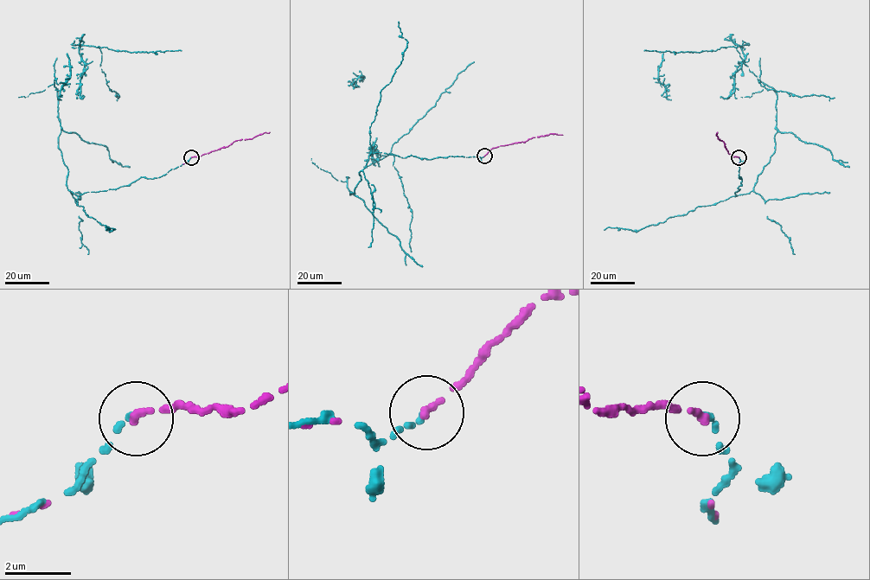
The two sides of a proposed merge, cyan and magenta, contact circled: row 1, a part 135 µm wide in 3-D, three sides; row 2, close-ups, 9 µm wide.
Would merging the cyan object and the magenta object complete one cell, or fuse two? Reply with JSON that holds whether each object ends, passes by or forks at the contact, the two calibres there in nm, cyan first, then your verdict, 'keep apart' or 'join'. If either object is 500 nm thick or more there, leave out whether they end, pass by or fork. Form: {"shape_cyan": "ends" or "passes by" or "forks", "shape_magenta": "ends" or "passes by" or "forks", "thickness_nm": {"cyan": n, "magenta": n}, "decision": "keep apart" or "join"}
{"shape_cyan": "ends", "shape_magenta": "ends", "thickness_nm": {"cyan": 170, "magenta": 240}, "decision": "join"}

